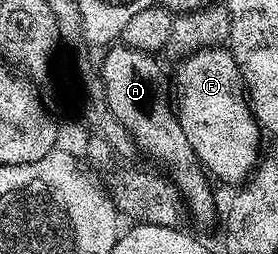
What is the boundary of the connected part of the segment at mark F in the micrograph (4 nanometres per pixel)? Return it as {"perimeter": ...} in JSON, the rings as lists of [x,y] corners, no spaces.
{"perimeter":[[[225,45],[209,46],[203,50],[194,50],[179,62],[182,63],[179,64],[174,78],[172,74],[172,98],[176,103],[180,128],[184,128],[188,144],[192,144],[192,152],[215,179],[218,177],[222,182],[235,182],[235,184],[245,182],[250,176],[250,171],[260,161],[260,153],[258,154],[260,127],[253,110],[248,105],[242,73],[238,70],[234,55]]]}

